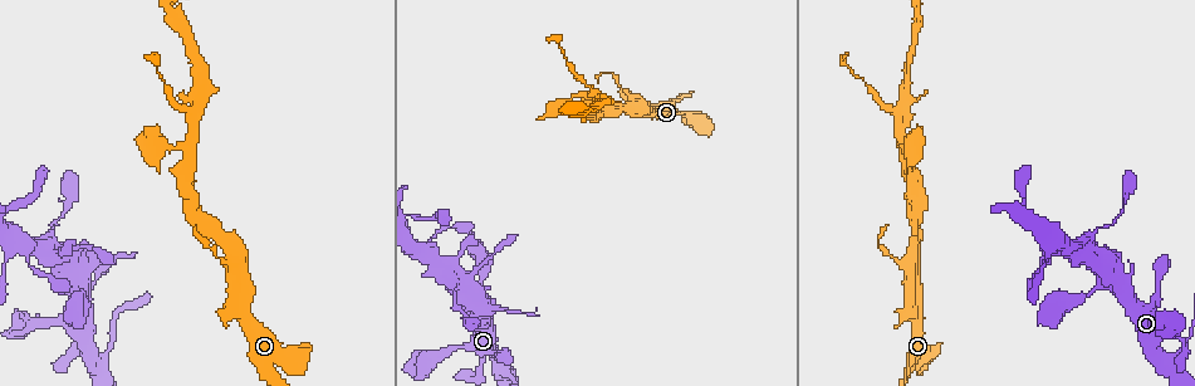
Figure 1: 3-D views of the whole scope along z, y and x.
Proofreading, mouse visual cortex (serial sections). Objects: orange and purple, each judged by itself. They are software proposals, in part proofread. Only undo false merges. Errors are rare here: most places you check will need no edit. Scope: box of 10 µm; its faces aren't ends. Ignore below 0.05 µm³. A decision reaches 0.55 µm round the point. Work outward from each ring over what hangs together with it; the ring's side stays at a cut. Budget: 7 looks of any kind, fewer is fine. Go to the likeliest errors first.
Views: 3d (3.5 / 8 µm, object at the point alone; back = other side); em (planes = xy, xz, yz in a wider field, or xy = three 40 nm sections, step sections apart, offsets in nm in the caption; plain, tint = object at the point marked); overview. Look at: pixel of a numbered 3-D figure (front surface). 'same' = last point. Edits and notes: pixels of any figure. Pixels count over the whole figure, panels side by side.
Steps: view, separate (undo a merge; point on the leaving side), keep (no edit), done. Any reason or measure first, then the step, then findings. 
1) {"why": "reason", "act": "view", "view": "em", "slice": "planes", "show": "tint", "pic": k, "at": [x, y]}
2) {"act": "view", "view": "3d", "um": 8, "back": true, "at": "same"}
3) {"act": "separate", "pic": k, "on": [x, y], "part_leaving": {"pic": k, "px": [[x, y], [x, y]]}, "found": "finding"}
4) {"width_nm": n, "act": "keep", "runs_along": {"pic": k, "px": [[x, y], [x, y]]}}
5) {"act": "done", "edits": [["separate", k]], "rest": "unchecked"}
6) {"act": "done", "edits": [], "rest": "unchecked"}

{"why": "thick turns thin", "act": "view", "view": "3d", "um": 3.5, "pic": 1, "at": [1036, 271]}

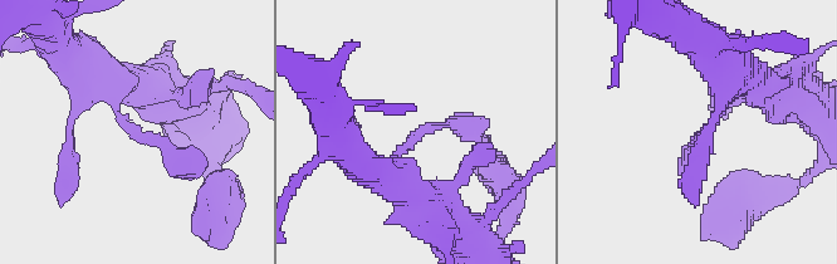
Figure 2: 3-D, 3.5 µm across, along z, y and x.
{"act": "view", "view": "em", "slice": "planes", "show": "tint", "pic": 2, "at": [135, 134]}

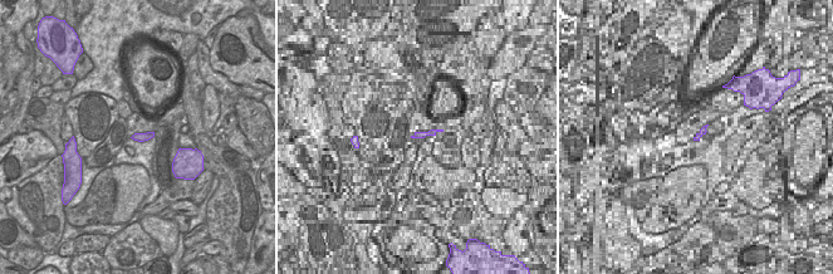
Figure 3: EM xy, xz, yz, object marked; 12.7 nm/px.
{"act": "keep", "found": "continuous, no second cell"}

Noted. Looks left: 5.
{"why": "a fork", "act": "view", "view": "3d", "um": 3.5, "pic": 1, "at": [593, 96]}

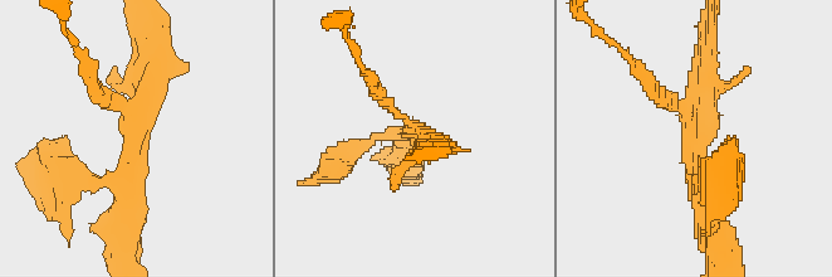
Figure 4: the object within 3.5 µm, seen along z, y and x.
{"why": "now the EM", "act": "view", "view": "em", "slice": "xy", "step": 2, "show": "tint", "pic": 4, "at": [416, 133]}

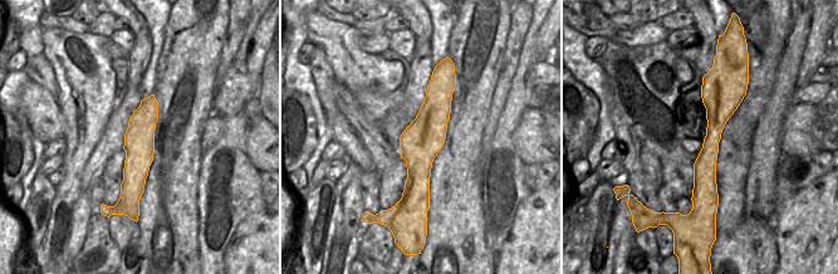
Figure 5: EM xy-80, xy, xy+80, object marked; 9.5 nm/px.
{"act": "keep", "runs_along": {"pic": 5, "px": [[434, 83], [413, 190]]}, "found": "one cell here"}

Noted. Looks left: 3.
{"why": "thin neck", "act": "view", "view": "3d", "um": 3.5, "pic": 1, "at": [429, 219]}

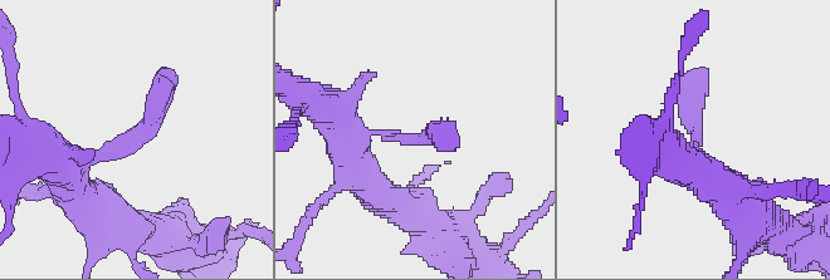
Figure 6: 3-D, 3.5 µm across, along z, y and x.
{"act": "view", "view": "em", "slice": "xy", "step": 5, "show": "tint", "pic": 6, "at": [693, 137]}

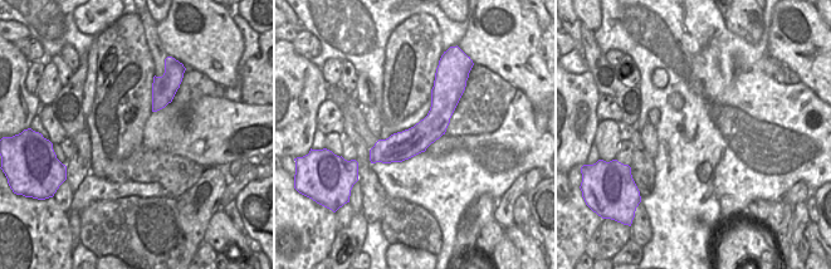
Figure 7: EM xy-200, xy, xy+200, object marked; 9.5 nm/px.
{"act": "keep", "found": "continuous, no second cell"}

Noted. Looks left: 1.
{"act": "done", "edits": [], "rest": "unchecked"}

